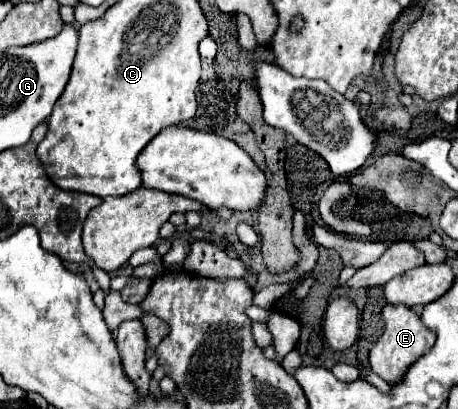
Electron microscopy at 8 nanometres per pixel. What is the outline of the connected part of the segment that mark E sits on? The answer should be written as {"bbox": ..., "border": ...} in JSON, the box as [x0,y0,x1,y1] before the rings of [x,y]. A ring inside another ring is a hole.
{"bbox":[369,304,435,386],"border":[[[387,304],[383,308],[383,322],[385,322],[383,334],[379,336],[379,340],[375,342],[375,346],[369,352],[369,366],[377,376],[381,376],[391,386],[395,386],[405,376],[405,370],[413,362],[417,362],[417,358],[421,358],[423,354],[427,354],[431,350],[431,346],[435,344],[435,334],[429,332],[423,326],[421,318],[405,306]]]}

